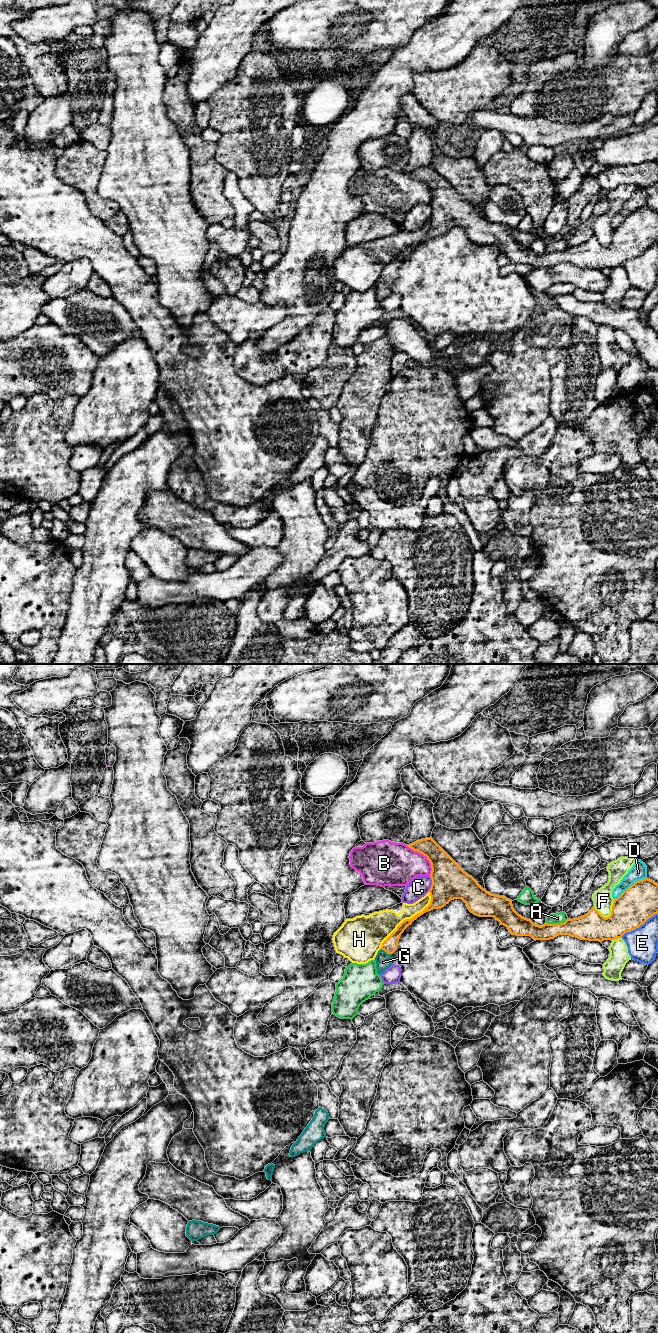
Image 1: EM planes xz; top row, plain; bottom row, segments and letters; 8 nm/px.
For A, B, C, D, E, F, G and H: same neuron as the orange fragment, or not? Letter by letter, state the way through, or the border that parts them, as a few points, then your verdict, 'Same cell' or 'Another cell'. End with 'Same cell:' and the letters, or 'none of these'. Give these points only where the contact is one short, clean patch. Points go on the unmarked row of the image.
A: Another cell
B: Another cell
C: Another cell
D: Boundary: xz (646, 205), (636, 208), (614, 227). Another cell
E: Another cell
F: Boundary: xz (614, 227), (611, 241), (606, 245), (603, 245), (593, 235). Another cell
G: Path across: xz (390, 272), (386, 280), (383, 284), (383, 290). Same cell
H: Another cell
Same cell: G

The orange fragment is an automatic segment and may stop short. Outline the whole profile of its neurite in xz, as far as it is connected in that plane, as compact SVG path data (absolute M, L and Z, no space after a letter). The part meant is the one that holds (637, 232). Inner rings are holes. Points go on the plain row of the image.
M431 166L418 168L407 173L414 179L417 179L431 191L431 208L432 213L429 218L431 229L430 232L421 240L413 244L411 247L404 248L397 257L382 271L381 277L378 279L375 289L377 301L381 303L388 297L391 291L391 283L397 278L398 270L404 258L412 252L414 248L424 241L433 237L439 237L448 232L451 228L462 227L469 239L479 245L494 245L509 258L510 262L516 264L530 264L536 268L550 268L559 263L570 263L580 268L599 269L615 268L622 266L627 261L639 256L649 246L658 242L658 212L645 206L636 209L626 219L624 219L617 227L614 227L611 243L607 246L603 245L594 235L584 244L567 247L564 251L548 252L542 254L534 252L531 247L527 247L519 243L513 236L510 227L504 224L491 222L483 217L478 210L466 200Z

